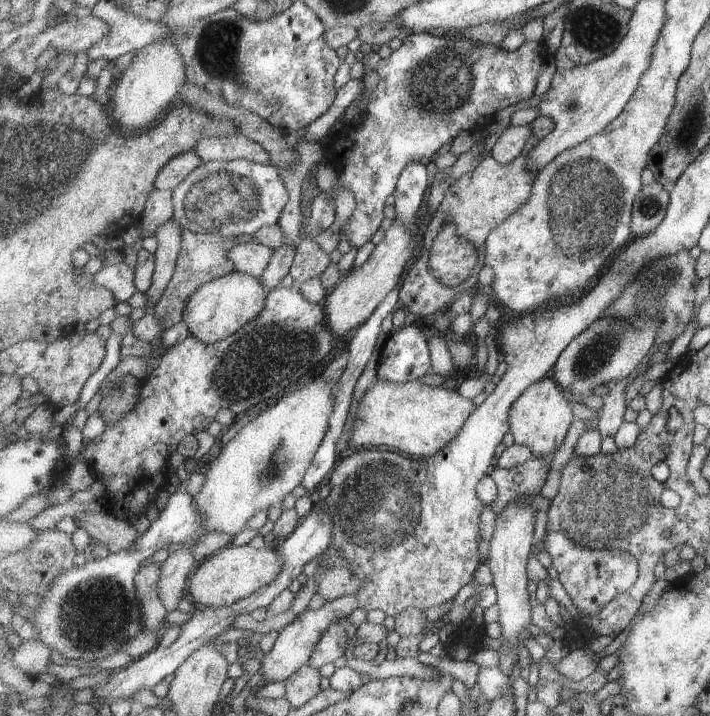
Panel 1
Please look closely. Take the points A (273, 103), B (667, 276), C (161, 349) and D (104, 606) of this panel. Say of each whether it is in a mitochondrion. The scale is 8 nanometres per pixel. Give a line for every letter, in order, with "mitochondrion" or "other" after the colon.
A: mitochondrion
B: mitochondrion
C: other
D: mitochondrion

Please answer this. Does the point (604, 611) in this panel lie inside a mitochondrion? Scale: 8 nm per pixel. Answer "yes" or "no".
no

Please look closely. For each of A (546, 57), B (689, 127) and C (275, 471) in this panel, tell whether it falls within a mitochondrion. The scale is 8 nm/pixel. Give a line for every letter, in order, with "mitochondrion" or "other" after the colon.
A: other
B: mitochondrion
C: mitochondrion

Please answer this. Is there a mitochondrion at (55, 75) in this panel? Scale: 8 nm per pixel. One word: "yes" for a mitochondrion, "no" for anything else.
no

